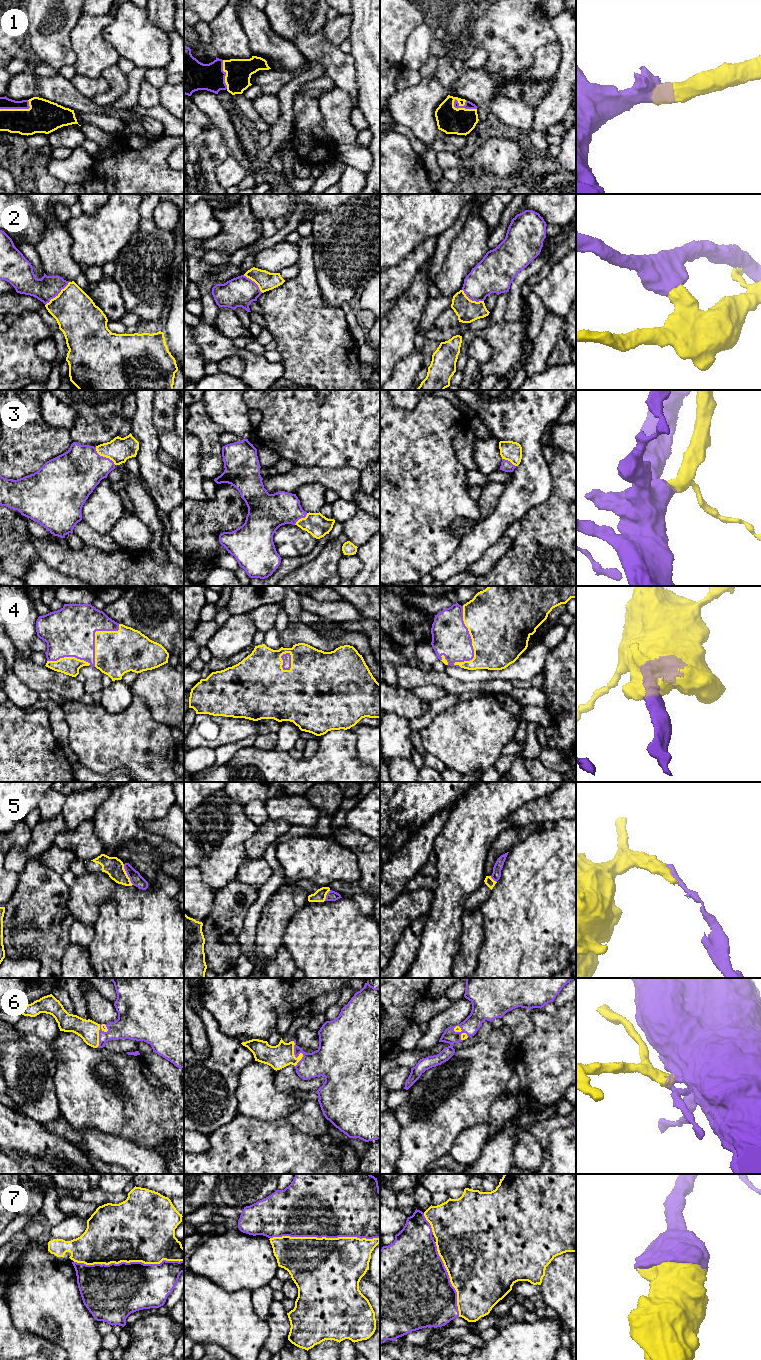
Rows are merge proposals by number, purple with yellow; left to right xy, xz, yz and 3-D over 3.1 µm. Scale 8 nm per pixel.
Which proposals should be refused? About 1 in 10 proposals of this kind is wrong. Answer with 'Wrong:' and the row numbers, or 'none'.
Wrong: 2

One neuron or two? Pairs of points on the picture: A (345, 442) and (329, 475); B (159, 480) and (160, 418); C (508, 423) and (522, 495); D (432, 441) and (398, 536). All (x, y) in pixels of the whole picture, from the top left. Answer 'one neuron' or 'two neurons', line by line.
A: two neurons
B: two neurons
C: one neuron
D: one neuron

